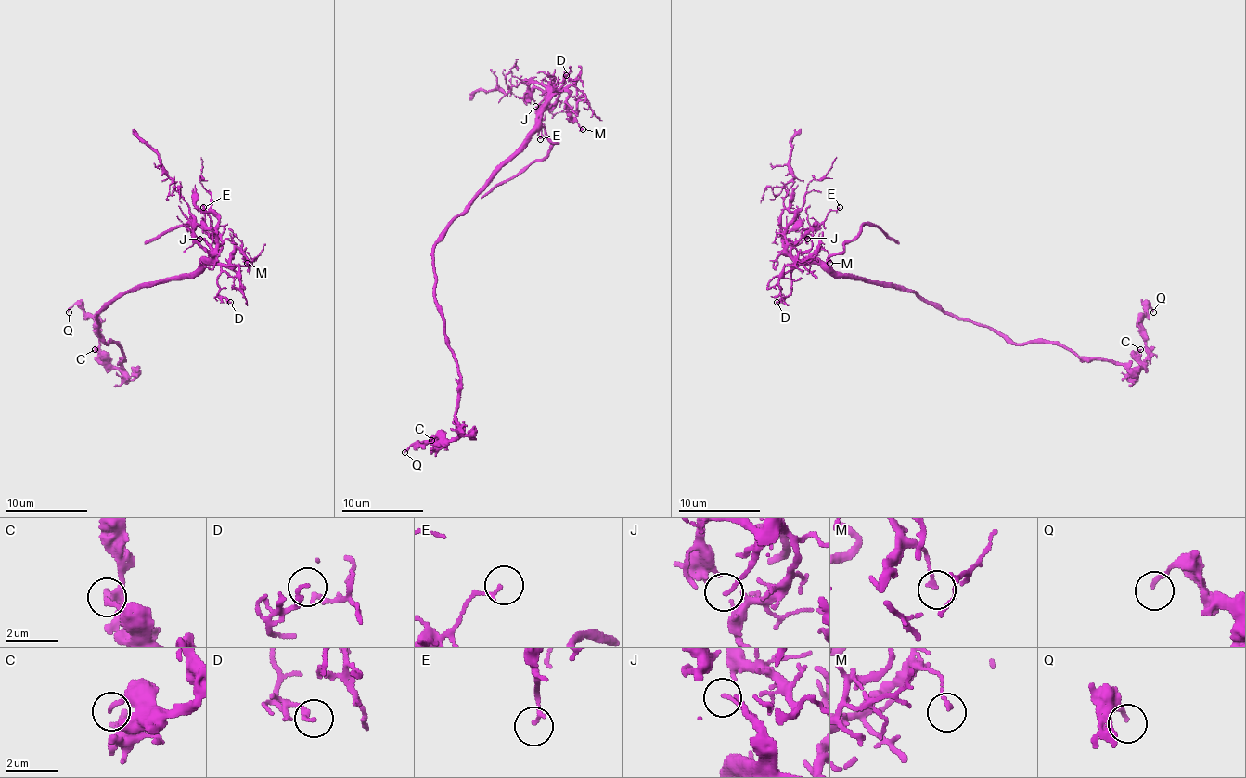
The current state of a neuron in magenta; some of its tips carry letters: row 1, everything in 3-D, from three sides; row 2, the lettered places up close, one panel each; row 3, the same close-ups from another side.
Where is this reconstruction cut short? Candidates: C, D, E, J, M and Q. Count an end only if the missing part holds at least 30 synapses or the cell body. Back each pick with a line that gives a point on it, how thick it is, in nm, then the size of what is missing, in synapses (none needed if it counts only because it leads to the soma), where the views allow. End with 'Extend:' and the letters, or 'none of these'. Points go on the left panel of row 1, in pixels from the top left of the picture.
Extend: none of these

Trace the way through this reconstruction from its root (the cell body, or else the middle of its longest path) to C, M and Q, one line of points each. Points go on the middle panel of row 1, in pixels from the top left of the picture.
C: (447, 226), (433, 250), (433, 272), (435, 304), (460, 379), (457, 434), (450, 440), (437, 435), (431, 440)
M: (447, 226), (484, 182), (521, 145), (537, 121), (540, 110), (556, 94), (569, 94), (566, 110), (583, 129)
Q: (447, 226), (433, 250), (433, 272), (435, 304), (460, 379), (457, 434), (440, 446), (419, 442), (404, 452)

